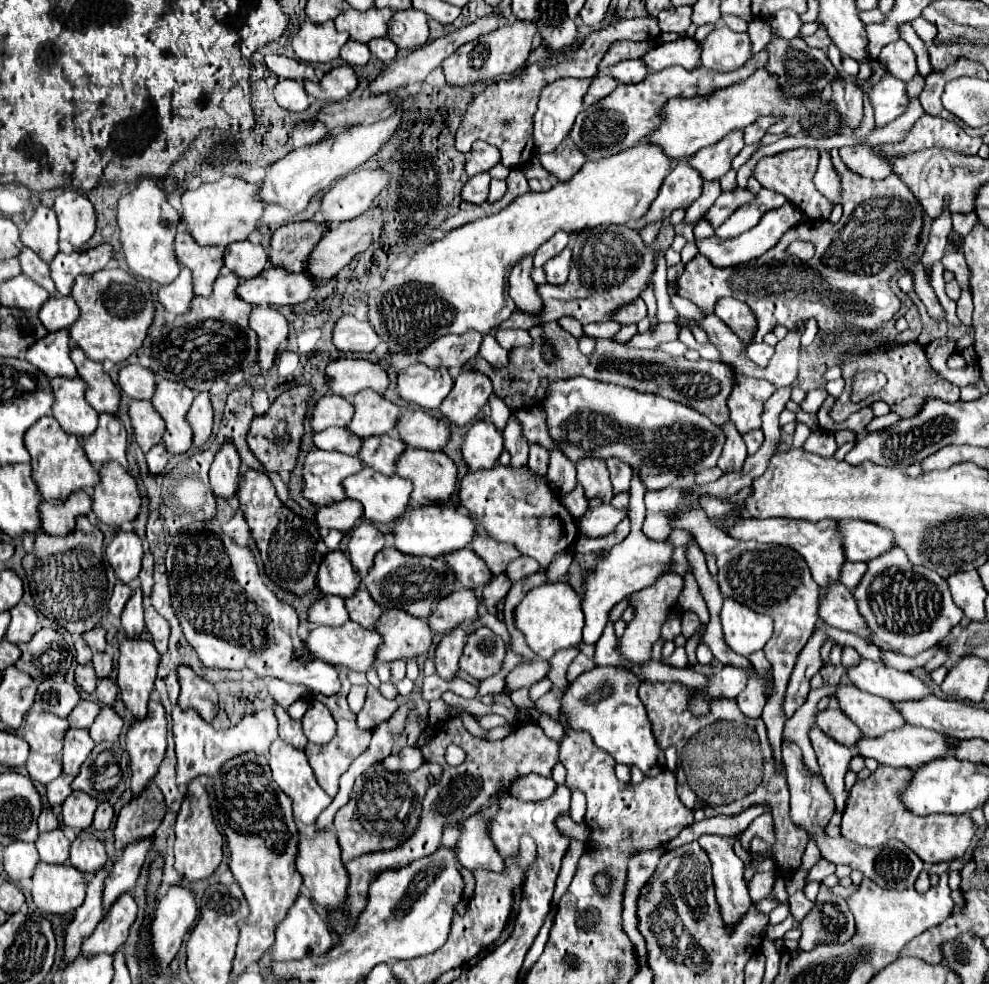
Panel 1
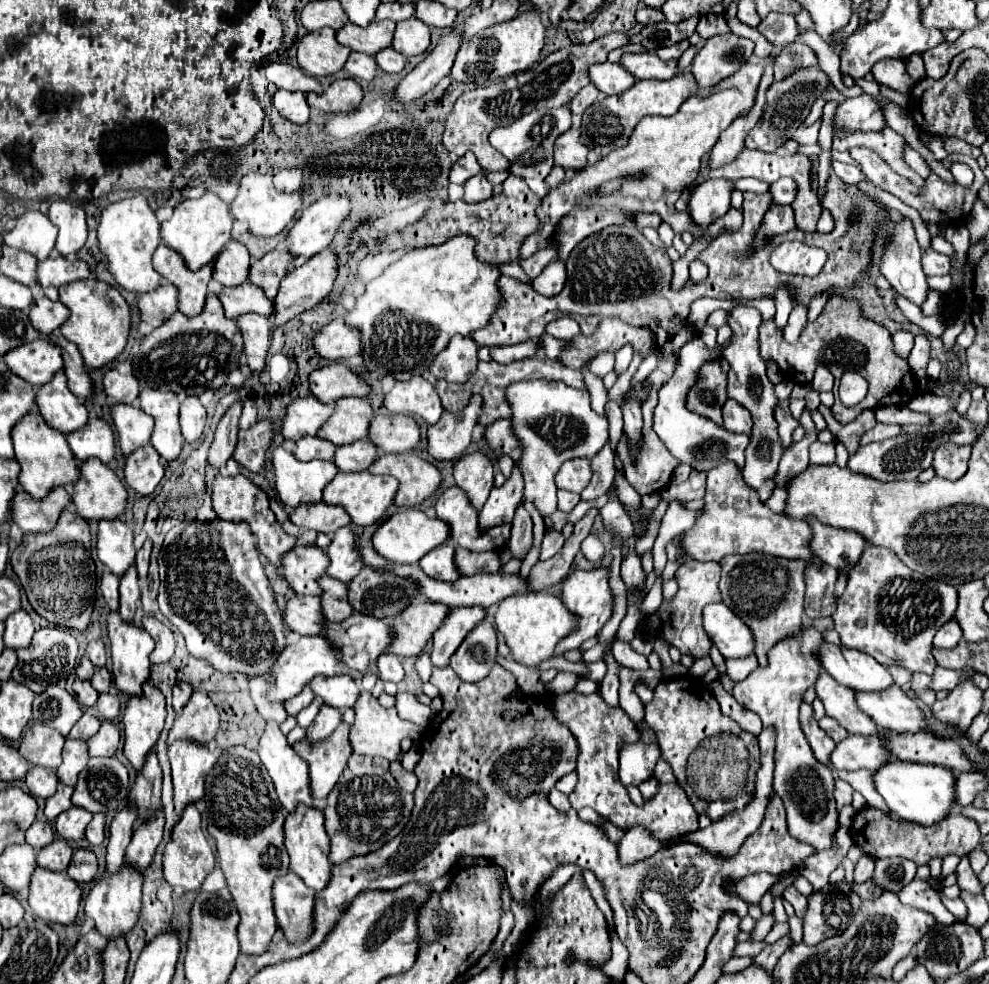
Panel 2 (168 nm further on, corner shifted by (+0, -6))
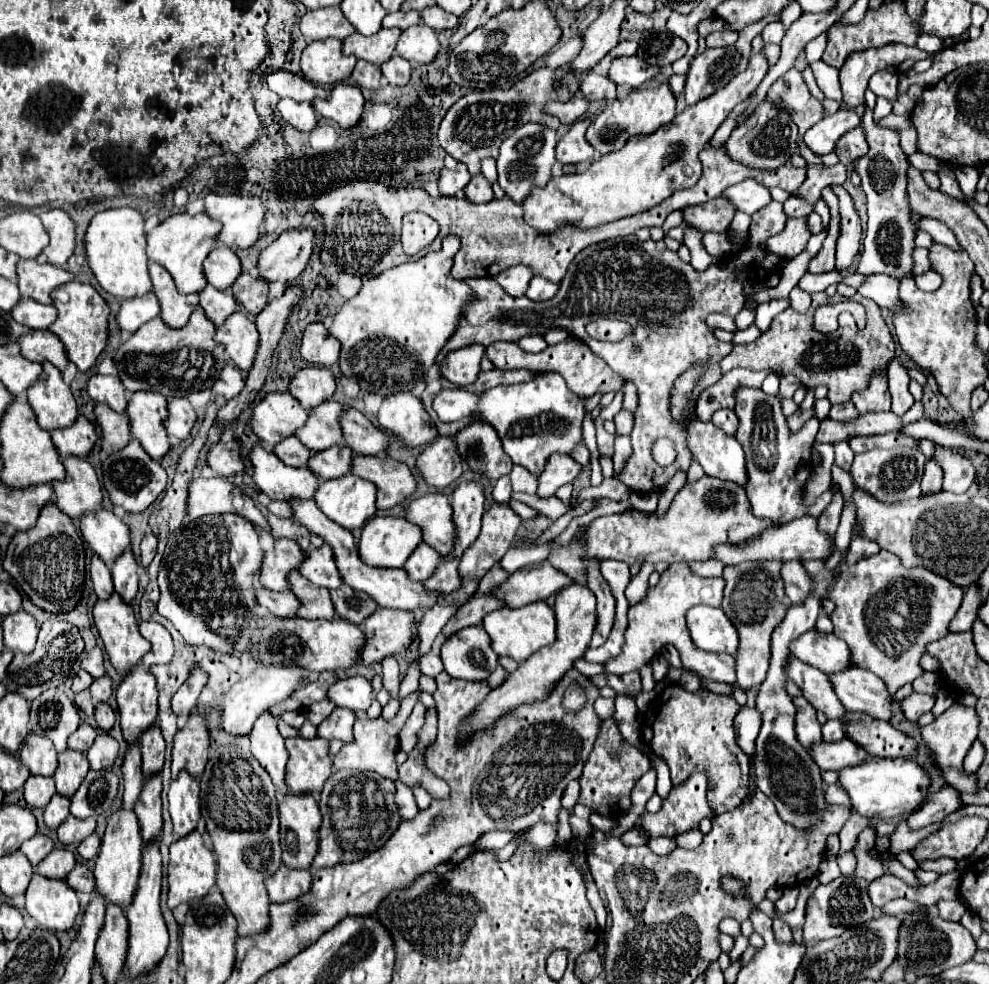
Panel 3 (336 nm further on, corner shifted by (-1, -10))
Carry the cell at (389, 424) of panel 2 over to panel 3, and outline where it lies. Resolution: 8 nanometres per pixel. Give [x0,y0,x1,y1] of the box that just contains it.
[342,408,390,456]

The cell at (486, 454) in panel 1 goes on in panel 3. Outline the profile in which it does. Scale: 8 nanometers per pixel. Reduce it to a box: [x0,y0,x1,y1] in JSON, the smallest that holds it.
[446,482,484,558]

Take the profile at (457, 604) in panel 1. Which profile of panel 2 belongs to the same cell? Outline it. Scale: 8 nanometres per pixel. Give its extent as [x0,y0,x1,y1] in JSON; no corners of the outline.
[385,602,447,656]

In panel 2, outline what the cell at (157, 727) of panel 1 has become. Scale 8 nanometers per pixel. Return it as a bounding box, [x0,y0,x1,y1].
[125,680,165,770]

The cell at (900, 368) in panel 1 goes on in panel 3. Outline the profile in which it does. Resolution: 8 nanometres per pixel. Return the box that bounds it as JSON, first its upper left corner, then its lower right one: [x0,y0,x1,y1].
[720,292,894,404]

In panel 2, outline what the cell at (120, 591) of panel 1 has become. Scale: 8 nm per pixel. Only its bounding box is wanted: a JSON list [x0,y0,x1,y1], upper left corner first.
[101,570,119,610]

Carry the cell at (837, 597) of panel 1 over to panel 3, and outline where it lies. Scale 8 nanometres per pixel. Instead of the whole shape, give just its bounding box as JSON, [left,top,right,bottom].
[782,562,814,606]

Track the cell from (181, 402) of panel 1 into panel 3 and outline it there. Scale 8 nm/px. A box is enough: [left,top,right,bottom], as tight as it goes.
[126,392,170,460]

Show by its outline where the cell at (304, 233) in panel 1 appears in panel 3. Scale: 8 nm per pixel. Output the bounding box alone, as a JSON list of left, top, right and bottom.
[232,274,268,314]

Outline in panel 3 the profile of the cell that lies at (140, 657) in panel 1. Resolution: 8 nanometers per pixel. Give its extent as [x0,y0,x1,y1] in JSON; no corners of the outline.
[94,594,150,676]

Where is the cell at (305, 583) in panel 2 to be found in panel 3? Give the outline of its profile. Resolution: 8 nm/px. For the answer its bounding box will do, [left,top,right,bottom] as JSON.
[260,540,306,592]

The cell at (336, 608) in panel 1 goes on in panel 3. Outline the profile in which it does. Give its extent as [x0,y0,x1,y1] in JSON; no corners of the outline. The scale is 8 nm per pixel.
[256,586,300,620]

